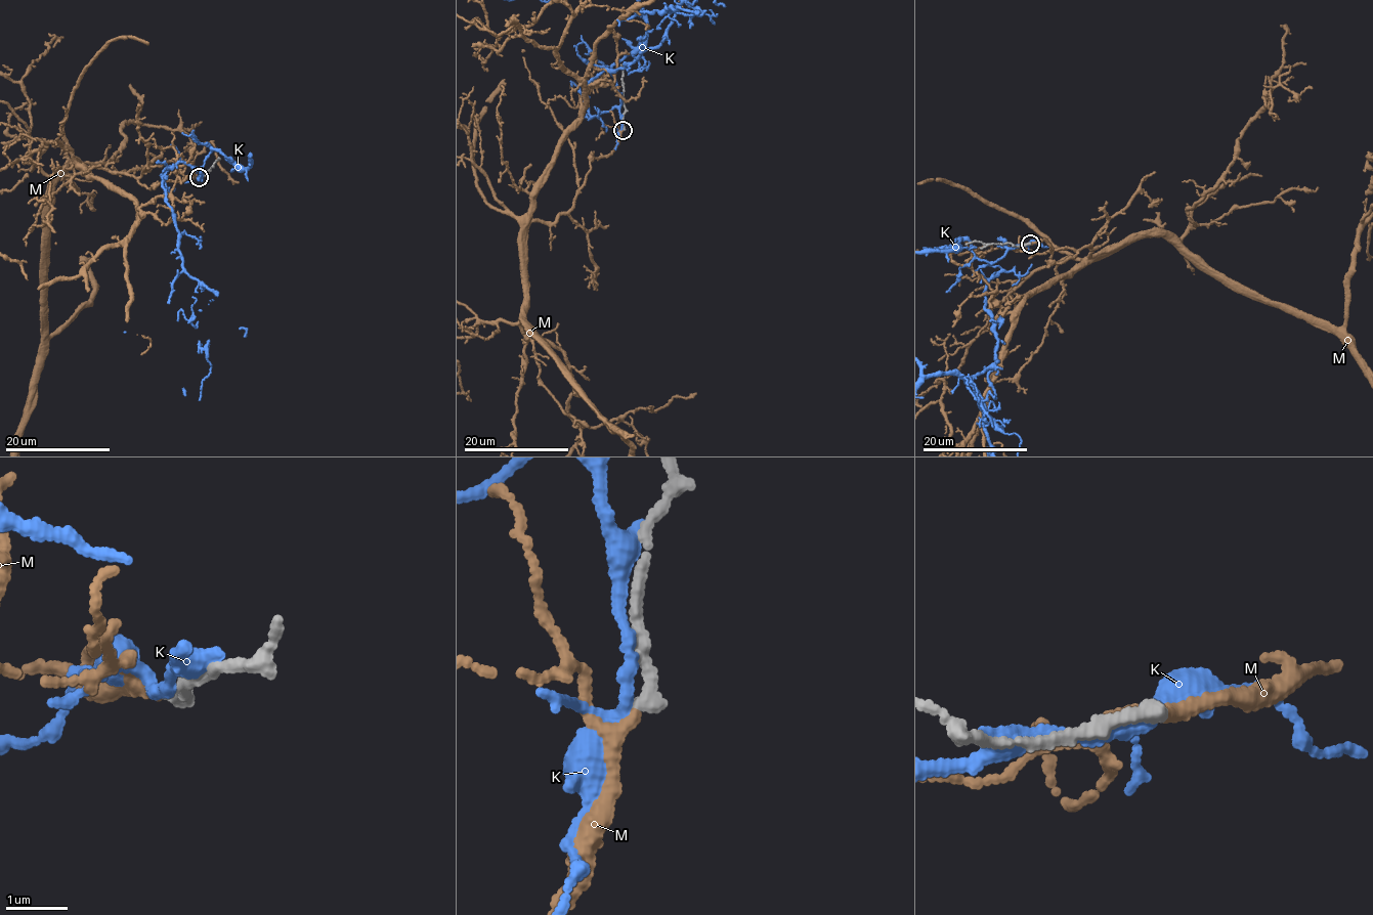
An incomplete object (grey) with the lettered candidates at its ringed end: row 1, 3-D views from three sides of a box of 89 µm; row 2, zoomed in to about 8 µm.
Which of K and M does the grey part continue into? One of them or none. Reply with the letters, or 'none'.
M

